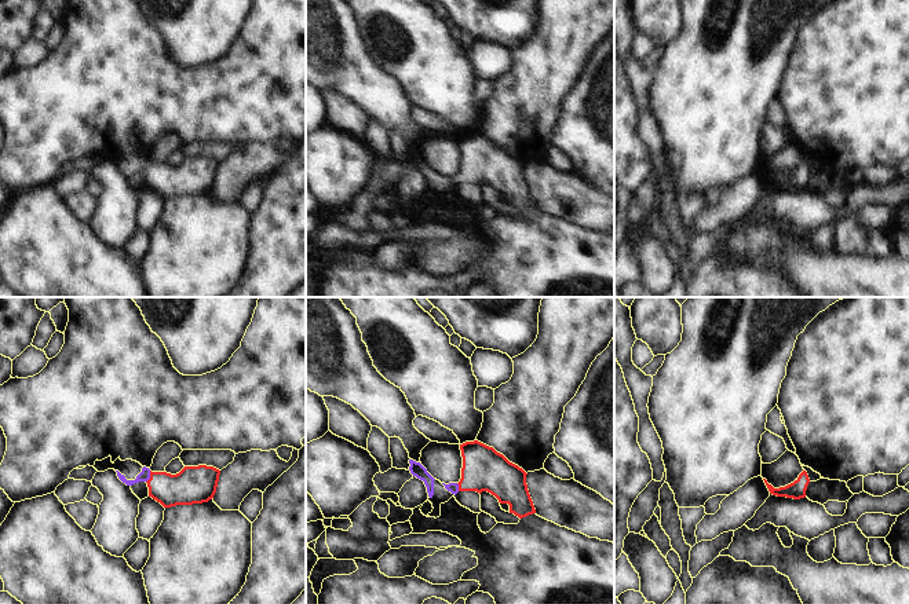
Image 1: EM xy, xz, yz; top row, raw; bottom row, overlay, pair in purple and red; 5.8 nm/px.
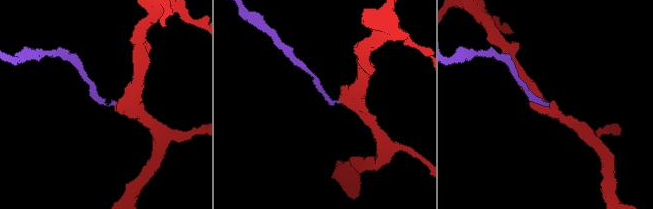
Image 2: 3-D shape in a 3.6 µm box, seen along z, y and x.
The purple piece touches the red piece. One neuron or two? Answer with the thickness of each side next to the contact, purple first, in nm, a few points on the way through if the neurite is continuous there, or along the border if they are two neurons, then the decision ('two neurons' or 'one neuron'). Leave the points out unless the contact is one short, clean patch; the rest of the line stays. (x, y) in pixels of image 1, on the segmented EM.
calibres 60 and 220 nm; way xy (145, 475), (149, 476), (161, 486), (190, 486); one neuron

